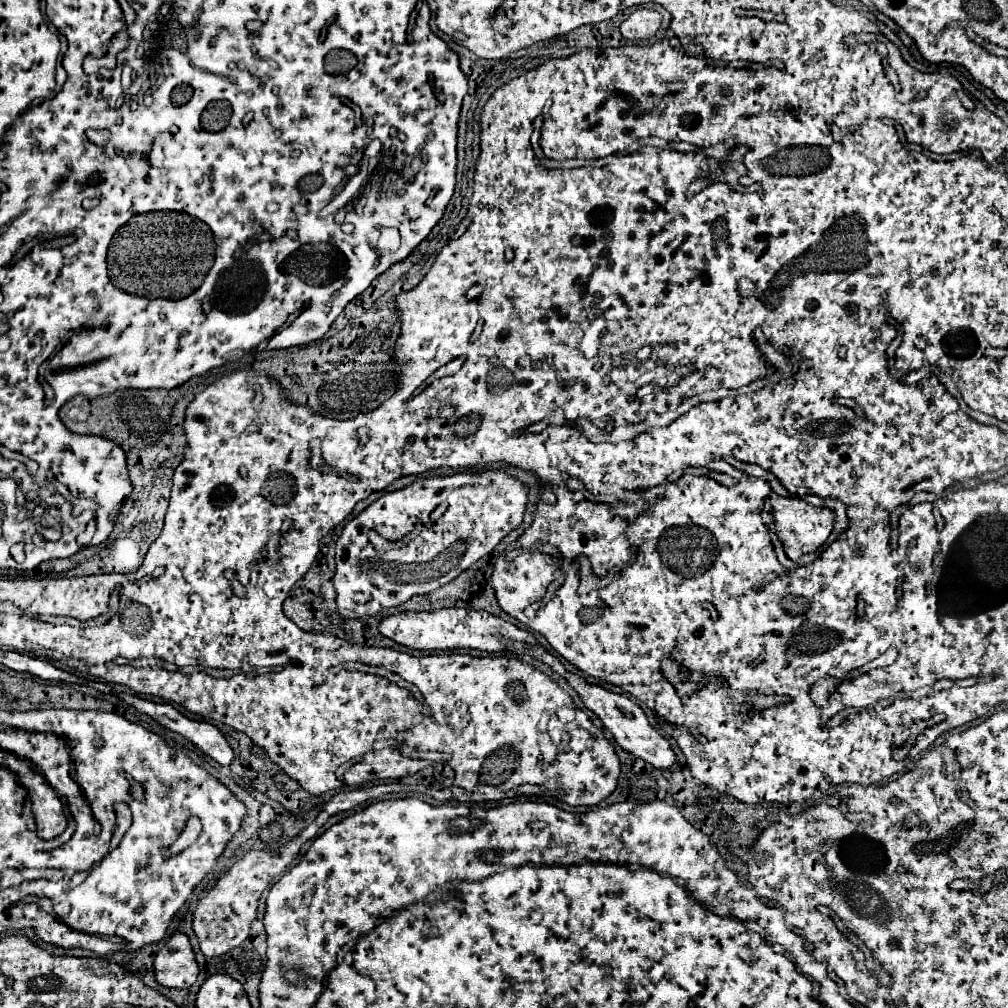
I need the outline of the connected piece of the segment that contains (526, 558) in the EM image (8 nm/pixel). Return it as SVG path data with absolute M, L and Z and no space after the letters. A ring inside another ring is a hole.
M539 547L530 549L531 552L522 552L520 556L516 556L516 560L512 562L506 561L501 556L496 559L494 564L494 594L496 594L496 602L498 606L512 618L518 620L518 612L524 610L528 604L540 600L546 592L546 588L550 586L552 578L556 578L560 572L558 564L556 564L556 558L548 556L544 553L544 550Z

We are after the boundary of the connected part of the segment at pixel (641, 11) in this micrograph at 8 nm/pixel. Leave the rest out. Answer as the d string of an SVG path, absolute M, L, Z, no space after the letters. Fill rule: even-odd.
M638 8L636 12L632 12L620 26L620 32L624 36L624 40L638 44L642 40L648 40L652 36L656 36L656 32L660 30L660 22L662 16L656 10L650 8Z

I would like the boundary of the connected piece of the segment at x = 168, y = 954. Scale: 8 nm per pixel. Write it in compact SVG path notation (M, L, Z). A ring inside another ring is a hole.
M176 932L154 960L156 982L164 988L190 988L198 978L198 964L188 936Z

